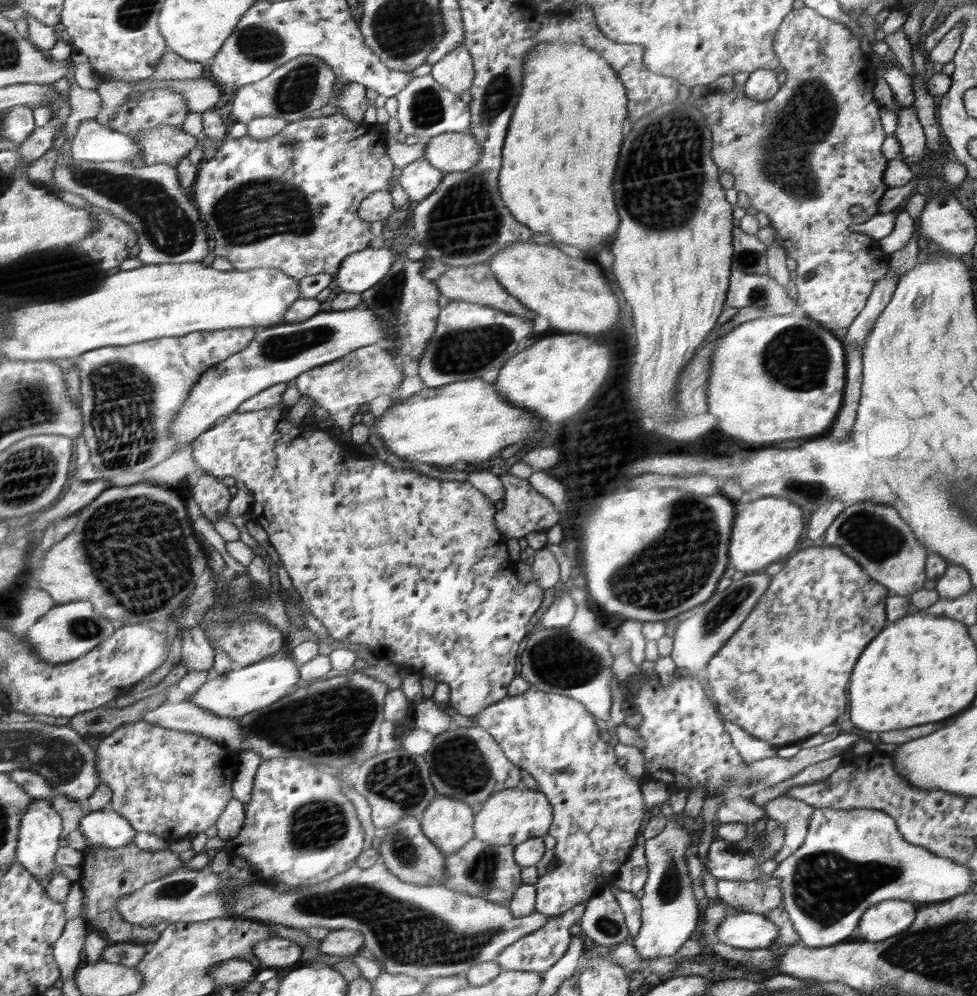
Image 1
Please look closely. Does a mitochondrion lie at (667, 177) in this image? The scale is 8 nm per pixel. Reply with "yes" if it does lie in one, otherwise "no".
yes

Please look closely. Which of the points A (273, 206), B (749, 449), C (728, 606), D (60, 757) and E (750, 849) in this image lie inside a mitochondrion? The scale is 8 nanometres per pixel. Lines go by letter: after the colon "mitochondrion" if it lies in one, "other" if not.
A: mitochondrion
B: other
C: mitochondrion
D: mitochondrion
E: mitochondrion

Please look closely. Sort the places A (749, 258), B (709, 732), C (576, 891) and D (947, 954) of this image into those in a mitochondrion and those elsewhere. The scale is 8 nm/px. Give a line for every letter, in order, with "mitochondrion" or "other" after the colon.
A: mitochondrion
B: other
C: other
D: mitochondrion

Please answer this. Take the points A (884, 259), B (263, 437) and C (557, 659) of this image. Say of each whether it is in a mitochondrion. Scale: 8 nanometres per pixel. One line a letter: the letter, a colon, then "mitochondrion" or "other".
A: other
B: other
C: mitochondrion

